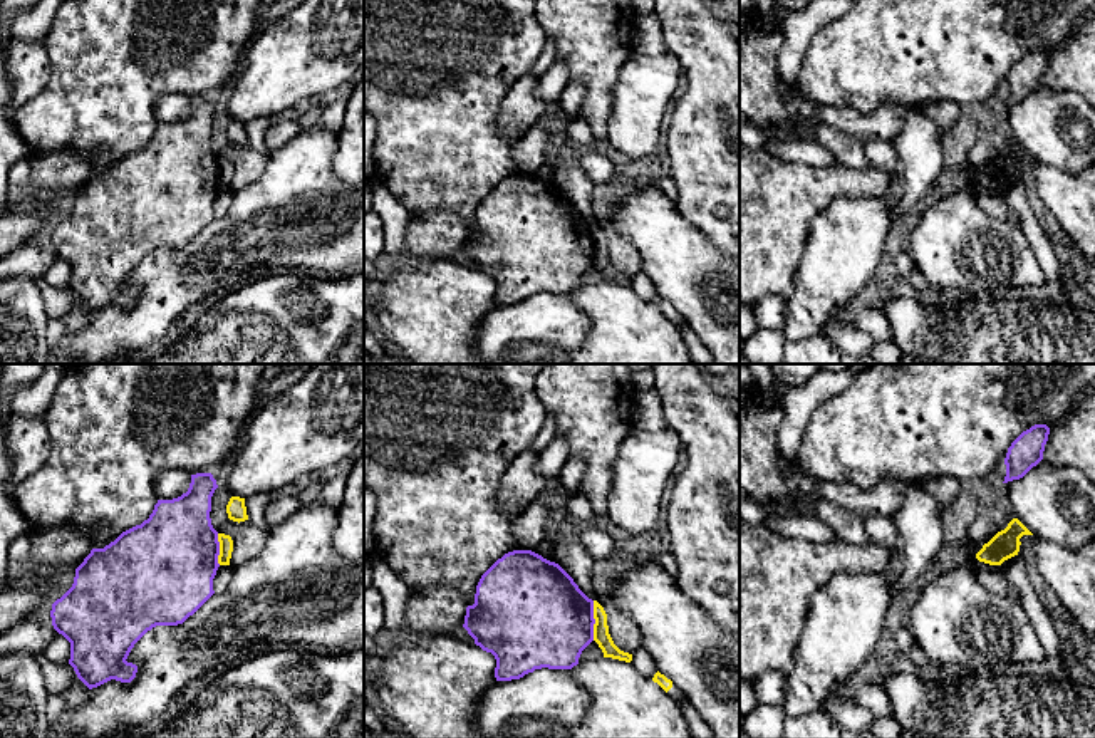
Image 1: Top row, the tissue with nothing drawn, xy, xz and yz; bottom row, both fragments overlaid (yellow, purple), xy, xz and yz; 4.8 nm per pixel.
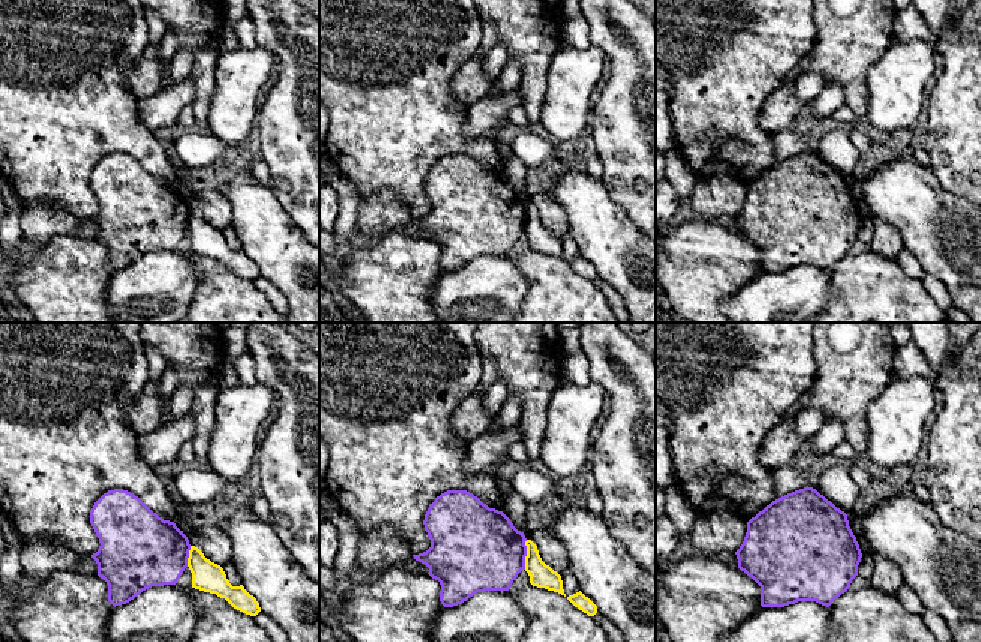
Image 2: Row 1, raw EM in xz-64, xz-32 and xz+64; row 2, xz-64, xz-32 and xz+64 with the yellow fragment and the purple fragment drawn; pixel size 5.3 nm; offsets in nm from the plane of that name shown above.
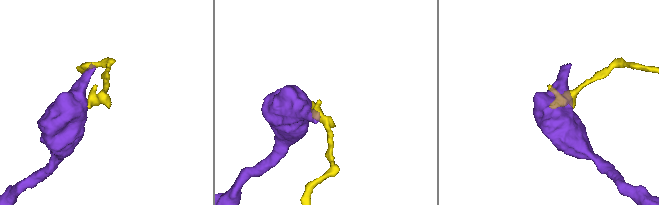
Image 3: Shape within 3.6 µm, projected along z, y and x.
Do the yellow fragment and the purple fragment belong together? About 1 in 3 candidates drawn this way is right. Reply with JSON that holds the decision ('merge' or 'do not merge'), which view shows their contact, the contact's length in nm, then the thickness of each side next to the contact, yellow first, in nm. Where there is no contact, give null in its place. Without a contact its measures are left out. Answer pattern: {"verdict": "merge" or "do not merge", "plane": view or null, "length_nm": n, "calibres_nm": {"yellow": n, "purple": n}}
{"verdict": "do not merge", "plane": "xz", "length_nm": 190, "calibres_nm": {"yellow": 80, "purple": 460}}

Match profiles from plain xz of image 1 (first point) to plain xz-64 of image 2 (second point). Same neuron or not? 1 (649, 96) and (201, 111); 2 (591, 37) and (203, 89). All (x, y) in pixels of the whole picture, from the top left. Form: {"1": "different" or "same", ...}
{"1": "different", "2": "same"}

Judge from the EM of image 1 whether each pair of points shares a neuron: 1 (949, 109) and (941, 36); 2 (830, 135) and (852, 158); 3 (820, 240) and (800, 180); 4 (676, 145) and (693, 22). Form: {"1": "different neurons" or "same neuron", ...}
{"1": "different neurons", "2": "same neuron", "3": "different neurons", "4": "same neuron"}

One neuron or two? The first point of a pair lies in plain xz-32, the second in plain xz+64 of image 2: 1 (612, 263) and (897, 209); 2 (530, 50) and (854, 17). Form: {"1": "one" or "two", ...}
{"1": "one", "2": "one"}

